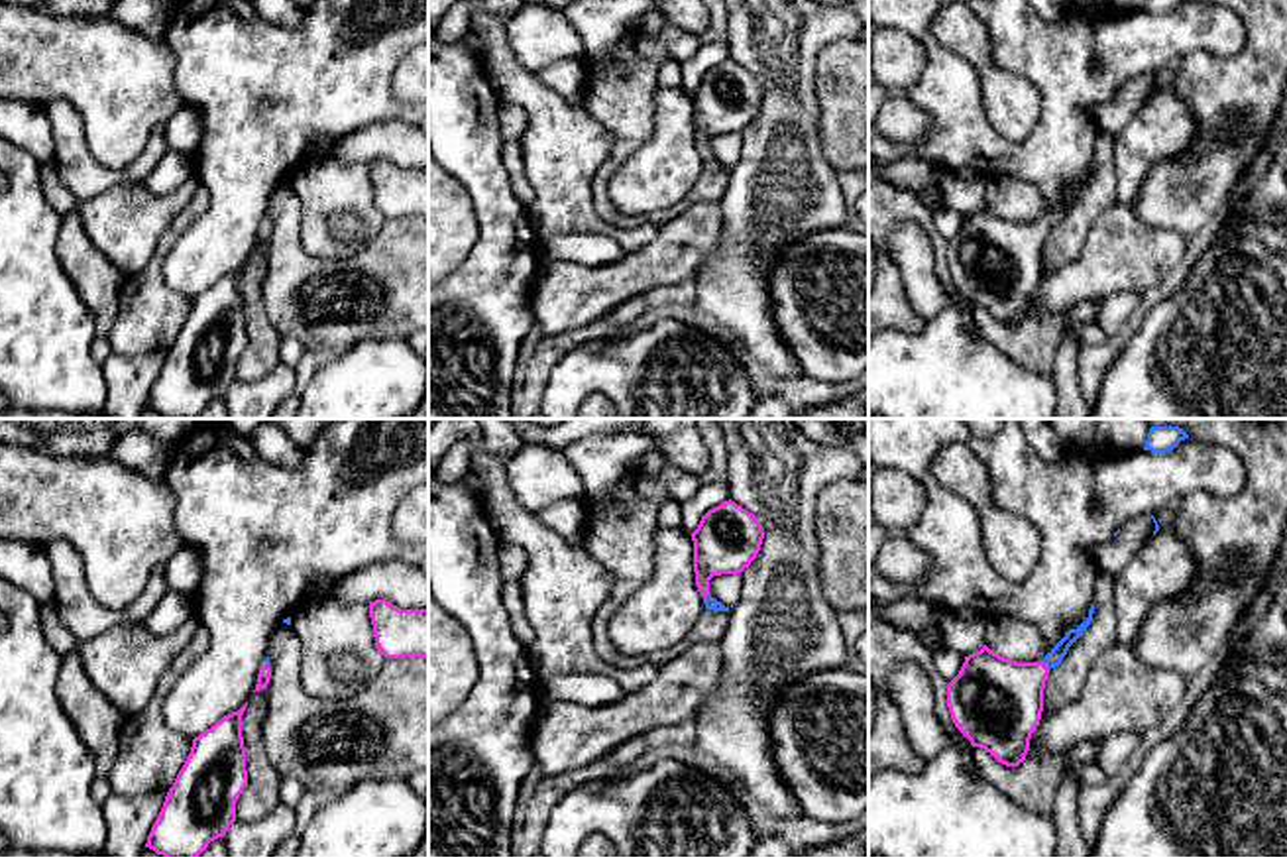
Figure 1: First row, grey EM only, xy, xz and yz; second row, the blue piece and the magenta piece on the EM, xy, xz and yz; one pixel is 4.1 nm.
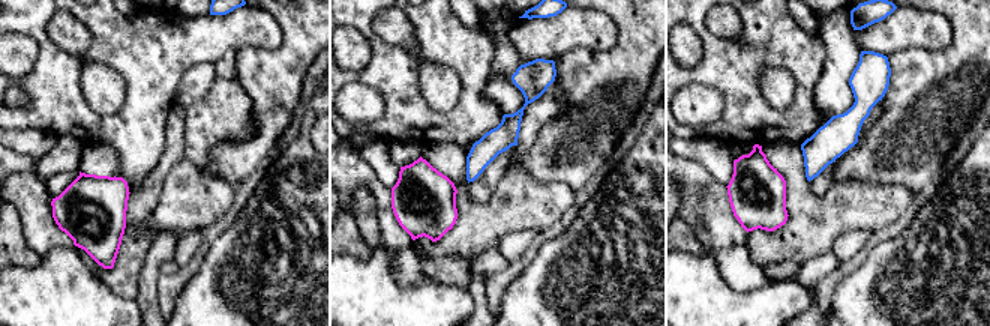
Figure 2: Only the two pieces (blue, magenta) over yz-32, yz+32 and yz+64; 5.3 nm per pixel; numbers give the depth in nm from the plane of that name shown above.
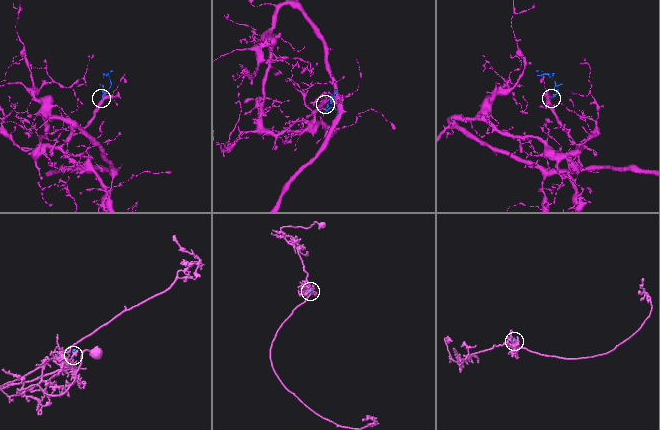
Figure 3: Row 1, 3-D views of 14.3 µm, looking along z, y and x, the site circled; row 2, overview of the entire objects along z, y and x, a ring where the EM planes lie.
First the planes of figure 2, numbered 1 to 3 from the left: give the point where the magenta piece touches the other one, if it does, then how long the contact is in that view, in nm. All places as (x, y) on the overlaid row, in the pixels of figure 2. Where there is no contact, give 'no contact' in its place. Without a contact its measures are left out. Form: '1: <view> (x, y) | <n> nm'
1: no contact
2: no contact
3: no contact

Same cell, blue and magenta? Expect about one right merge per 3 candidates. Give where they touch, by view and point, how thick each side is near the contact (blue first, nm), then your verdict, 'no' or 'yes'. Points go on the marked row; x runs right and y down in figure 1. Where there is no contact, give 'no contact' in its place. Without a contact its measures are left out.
contact yz (1046, 665); calibres 70 and 360 nm; yes

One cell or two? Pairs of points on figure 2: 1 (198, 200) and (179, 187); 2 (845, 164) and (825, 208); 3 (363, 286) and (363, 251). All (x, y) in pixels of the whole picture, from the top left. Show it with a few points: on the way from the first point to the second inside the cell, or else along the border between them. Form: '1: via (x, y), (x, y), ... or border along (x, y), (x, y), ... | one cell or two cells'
1: via (194, 200), (183, 191) | one cell
2: border along (873, 182), (845, 179), (834, 184) | two cells
3: border along (374, 251), (366, 259), (345, 254) | two cells

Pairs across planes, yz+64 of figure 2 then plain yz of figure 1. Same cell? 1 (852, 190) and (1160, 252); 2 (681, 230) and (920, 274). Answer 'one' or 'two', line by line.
1: one
2: two

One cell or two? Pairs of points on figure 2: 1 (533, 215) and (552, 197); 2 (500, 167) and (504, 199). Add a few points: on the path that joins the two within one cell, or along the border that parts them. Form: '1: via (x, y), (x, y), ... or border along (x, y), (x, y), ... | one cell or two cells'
1: via (537, 211), (548, 202) | one cell
2: border along (509, 169), (485, 202), (474, 202), (471, 199) | two cells

